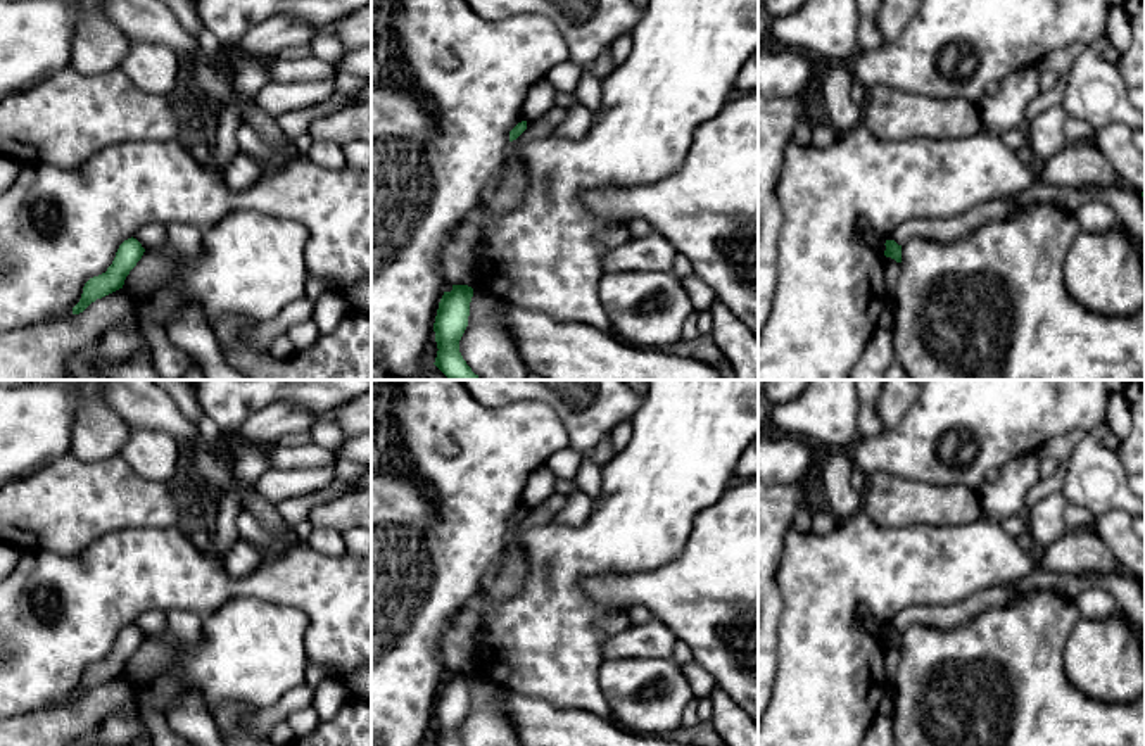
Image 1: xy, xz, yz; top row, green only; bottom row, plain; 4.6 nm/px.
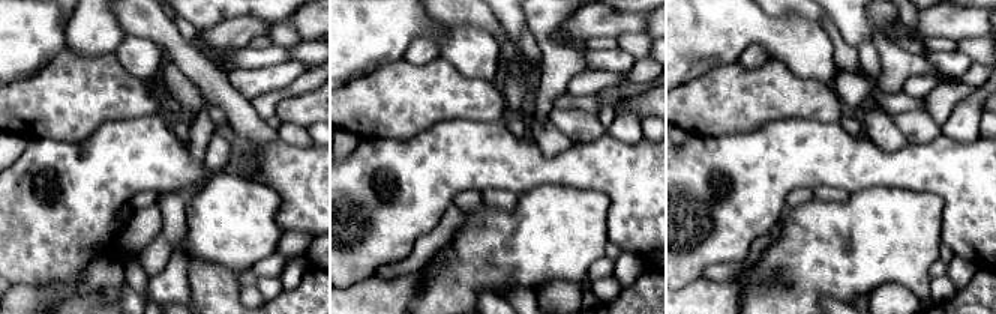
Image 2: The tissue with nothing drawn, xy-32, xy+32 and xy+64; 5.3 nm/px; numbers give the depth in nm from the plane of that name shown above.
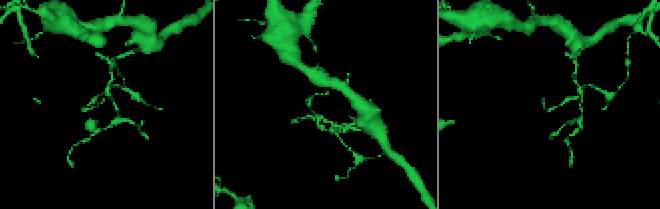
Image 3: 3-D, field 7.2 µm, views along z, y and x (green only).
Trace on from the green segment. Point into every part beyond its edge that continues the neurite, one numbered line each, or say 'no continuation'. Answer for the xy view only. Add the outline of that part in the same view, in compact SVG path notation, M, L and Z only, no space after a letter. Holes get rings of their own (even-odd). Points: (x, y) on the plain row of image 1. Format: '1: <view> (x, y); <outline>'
no continuation

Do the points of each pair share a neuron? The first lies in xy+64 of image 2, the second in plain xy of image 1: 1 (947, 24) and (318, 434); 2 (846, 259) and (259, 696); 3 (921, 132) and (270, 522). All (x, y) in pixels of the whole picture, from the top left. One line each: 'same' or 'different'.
1: different
2: same
3: different

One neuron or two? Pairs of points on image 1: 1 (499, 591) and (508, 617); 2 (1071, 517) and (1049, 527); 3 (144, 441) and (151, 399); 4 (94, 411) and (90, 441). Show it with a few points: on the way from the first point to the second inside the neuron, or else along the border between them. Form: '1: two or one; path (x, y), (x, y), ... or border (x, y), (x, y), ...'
1: two; border (529, 570), (515, 594), (501, 601), (487, 596)
2: two; border (1068, 503), (1064, 515), (1066, 529)
3: two; border (130, 425), (168, 432), (182, 446)
4: one; path (94, 418), (94, 434)

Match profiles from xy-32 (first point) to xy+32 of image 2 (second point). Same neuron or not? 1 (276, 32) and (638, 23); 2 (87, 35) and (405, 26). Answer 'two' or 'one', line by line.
1: two
2: two

